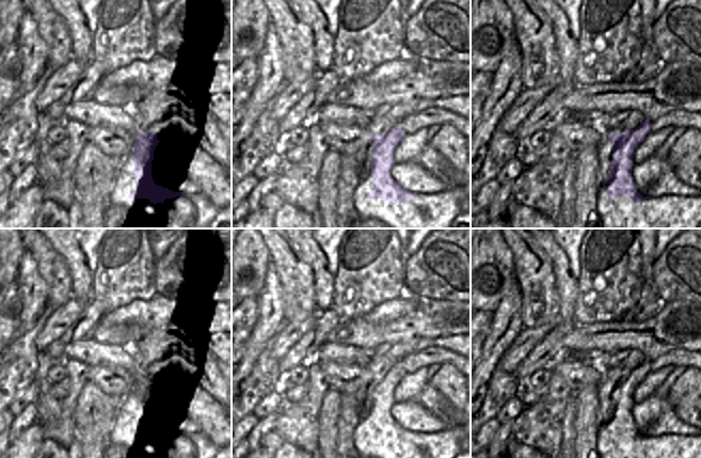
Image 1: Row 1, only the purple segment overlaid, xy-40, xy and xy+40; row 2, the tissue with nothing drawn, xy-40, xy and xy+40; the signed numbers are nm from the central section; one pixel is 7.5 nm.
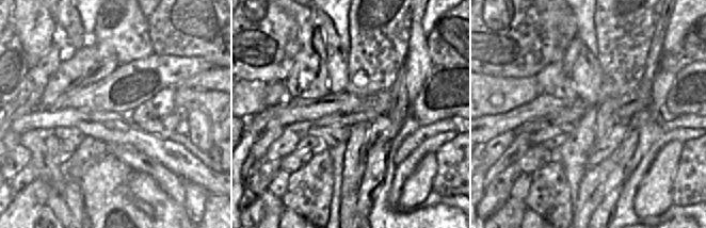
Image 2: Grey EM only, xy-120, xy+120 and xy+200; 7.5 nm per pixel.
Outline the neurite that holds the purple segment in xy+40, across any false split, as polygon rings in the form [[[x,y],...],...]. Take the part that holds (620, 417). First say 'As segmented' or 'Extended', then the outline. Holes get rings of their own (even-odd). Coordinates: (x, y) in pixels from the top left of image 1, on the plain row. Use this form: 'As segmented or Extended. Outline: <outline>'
Extended. Outline: [[[644,359],[637,367],[627,369],[626,367],[603,367],[606,372],[604,375],[612,379],[612,398],[610,400],[611,411],[607,418],[602,420],[602,424],[610,424],[610,430],[605,433],[608,439],[622,436],[631,436],[633,442],[641,442],[643,438],[652,436],[643,436],[637,428],[632,415],[632,407],[634,405],[634,390],[640,384],[642,379],[651,372],[651,361]]]

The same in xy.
Extended. Outline: [[[372,354],[365,366],[367,378],[373,379],[373,398],[371,400],[370,414],[373,417],[375,426],[367,432],[367,437],[385,438],[392,443],[402,442],[404,438],[413,438],[419,435],[415,431],[409,431],[400,427],[391,415],[391,409],[395,404],[395,398],[393,396],[395,388],[401,382],[405,375],[404,369],[395,367],[394,364],[393,360],[385,354]]]

